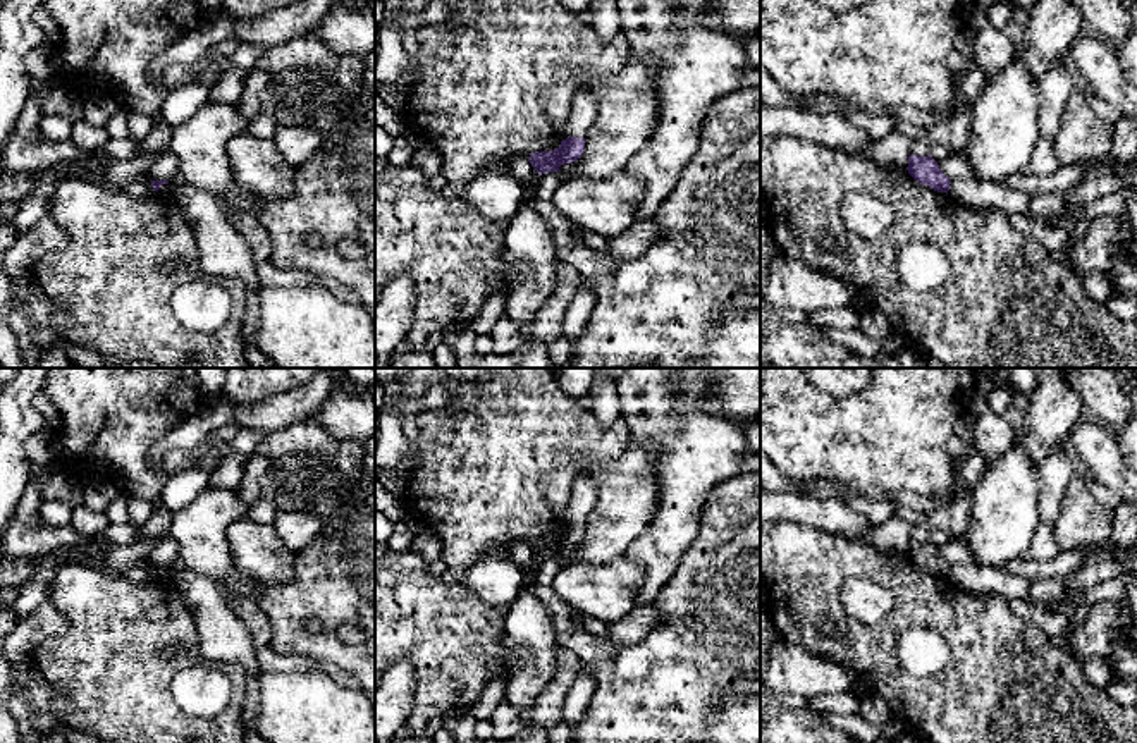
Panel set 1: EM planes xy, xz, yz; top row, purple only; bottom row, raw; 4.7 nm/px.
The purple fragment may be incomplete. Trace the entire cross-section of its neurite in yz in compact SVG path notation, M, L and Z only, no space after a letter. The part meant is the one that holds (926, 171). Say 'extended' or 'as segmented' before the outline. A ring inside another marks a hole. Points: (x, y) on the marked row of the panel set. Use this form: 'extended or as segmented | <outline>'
as segmented | M912 153L908 157L907 170L917 182L925 184L937 193L948 194L951 181L941 172L932 157L919 157Z

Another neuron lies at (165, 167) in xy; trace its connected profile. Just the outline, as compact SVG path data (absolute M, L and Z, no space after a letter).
M170 150L160 153L158 158L148 169L144 177L148 181L175 182L181 177L181 165L177 157Z

